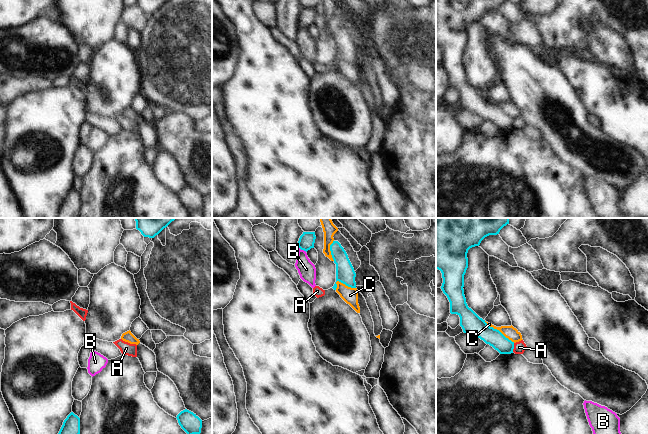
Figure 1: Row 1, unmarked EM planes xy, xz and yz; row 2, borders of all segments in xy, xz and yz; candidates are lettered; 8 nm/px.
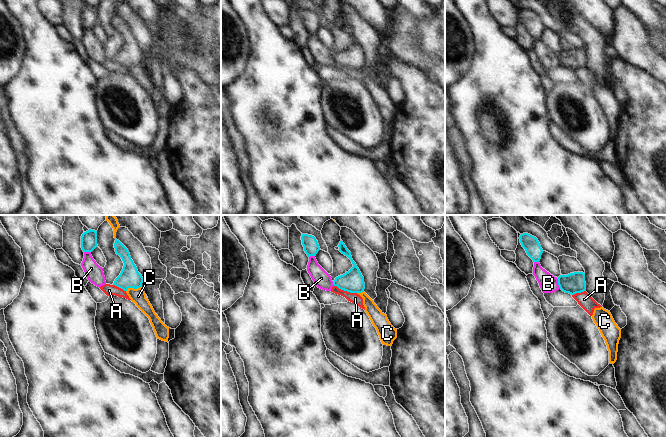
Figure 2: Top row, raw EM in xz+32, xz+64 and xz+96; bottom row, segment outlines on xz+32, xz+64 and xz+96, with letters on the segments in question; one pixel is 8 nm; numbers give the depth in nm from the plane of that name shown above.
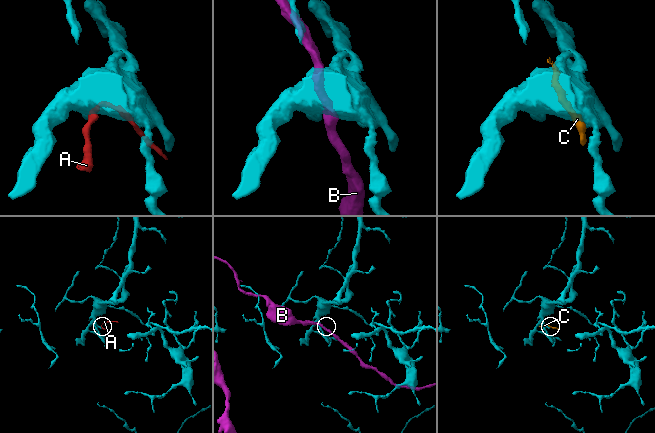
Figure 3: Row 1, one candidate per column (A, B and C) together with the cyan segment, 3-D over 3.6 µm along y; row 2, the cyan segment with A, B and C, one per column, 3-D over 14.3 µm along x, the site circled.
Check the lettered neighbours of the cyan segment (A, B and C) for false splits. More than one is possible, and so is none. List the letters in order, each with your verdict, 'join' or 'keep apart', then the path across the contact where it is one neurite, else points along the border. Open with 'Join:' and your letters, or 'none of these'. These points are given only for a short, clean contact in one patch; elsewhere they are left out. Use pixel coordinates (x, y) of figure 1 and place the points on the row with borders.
Join: none of these
A: keep apart; border along yz (514, 343), (512, 351)
B: keep apart
C: keep apart

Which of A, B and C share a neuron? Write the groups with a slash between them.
A / B / C

